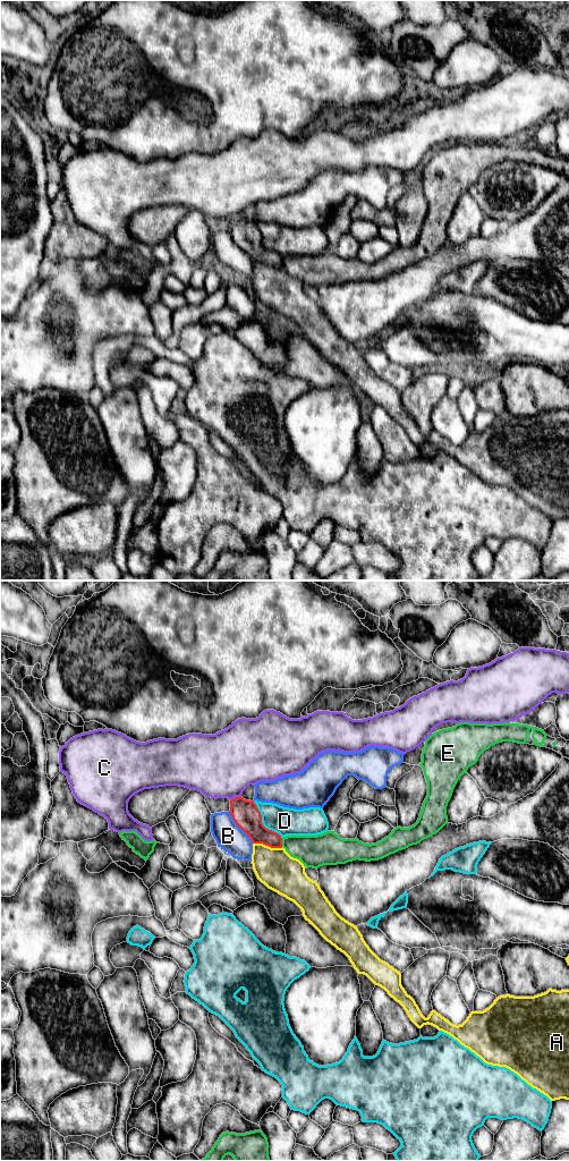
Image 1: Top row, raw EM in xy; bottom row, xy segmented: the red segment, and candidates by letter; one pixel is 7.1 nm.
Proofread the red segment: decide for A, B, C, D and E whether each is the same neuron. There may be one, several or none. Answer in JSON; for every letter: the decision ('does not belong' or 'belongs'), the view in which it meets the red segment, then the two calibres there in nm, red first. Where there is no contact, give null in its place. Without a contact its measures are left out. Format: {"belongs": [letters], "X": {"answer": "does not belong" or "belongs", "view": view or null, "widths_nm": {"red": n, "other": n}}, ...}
{"belongs": ["A"], "A": {"answer": "belongs", "view": "xy", "widths_nm": {"red": 190, "other": 280}}, "B": {"answer": "does not belong", "view": "xy", "widths_nm": {"red": 190, "other": 190}}, "C": {"answer": "does not belong", "view": "xy", "widths_nm": {"red": 190, "other": 460}}, "D": {"answer": "does not belong", "view": "xy", "widths_nm": {"red": 190, "other": 200}}, "E": {"answer": "does not belong", "view": "xy", "widths_nm": {"red": 150, "other": 220}}}

